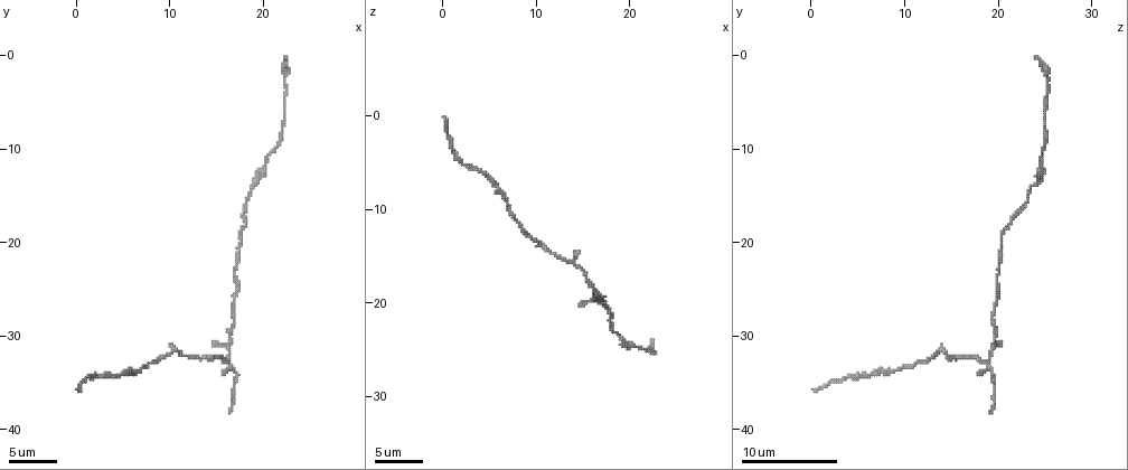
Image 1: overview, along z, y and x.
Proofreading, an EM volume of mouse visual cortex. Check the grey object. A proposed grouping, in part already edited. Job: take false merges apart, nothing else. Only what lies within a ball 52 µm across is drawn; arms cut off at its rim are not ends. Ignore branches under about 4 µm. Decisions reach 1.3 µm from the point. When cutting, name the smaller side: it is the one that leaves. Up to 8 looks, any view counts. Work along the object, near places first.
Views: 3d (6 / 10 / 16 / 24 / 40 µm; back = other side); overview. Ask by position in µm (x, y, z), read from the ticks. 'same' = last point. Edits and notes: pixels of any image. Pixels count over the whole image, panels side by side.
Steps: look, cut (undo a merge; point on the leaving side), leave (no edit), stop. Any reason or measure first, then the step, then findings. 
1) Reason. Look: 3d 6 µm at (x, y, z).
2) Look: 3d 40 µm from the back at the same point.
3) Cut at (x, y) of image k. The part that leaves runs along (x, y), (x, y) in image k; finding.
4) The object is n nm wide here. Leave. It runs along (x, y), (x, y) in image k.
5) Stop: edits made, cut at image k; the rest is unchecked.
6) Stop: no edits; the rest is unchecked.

Look: 3d 10 µm at (17.0, 28.2, 19.6).

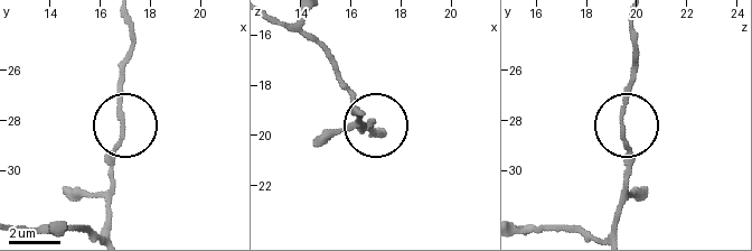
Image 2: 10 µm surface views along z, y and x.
Leave. It runs along (122, 127), (122, 65) in image 2; continuous, no second neuron.

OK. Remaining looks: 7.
Sudden change in width. Look: 3d 10 µm at (18.0, 16.0, 22.6).

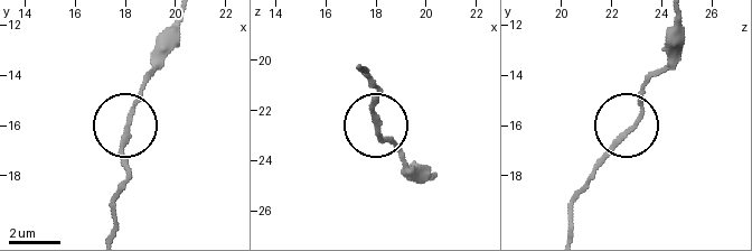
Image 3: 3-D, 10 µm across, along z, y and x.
Look: 3d 6 µm at (18.1, 16.2, 22.7).

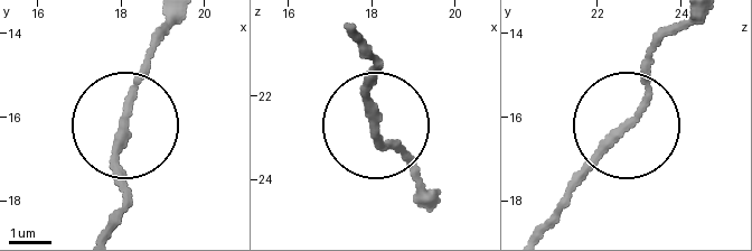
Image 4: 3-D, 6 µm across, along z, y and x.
The object is 200 nm wide here. Leave. It runs along (110, 224), (128, 192), (118, 149), (146, 53), (167, 24) in image 4; continuous, no second neuron.

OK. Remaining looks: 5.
Calibre changes. Look: 3d 16 µm at (20.2, 12.0, 24.6).

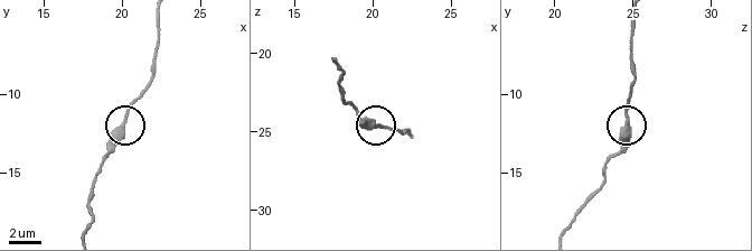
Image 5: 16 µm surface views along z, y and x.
Leave. It runs along (85, 232), (90, 192), (100, 164), (127, 111), (144, 93) in image 5; continuous, no second neuron.

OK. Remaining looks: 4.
Four arms meet. Look: 3d 10 µm at (16.4, 32.6, 18.4).

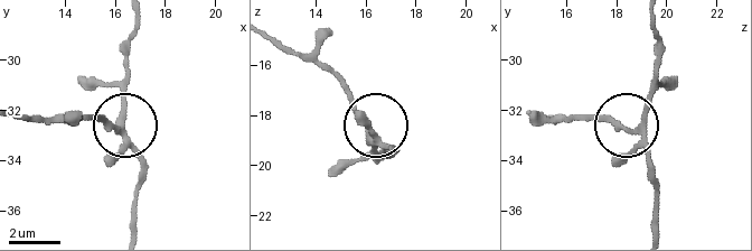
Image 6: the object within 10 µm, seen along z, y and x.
Zoom in. Look: 3d 6 µm at (16.2, 32.8, 18.6).

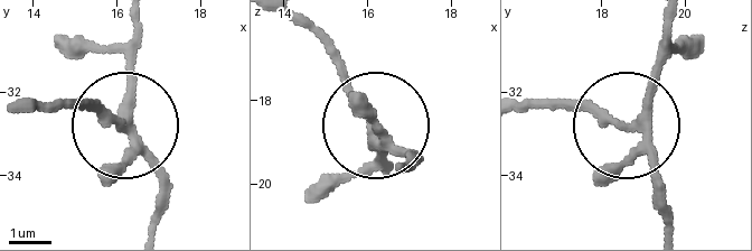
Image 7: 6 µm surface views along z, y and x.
The object is 240 nm wide here. Leave. It runs along (132, 21), (129, 140), (161, 183), (165, 211) in image 7; continuous, no second neuron.

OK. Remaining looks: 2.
Stop: no edits; the rest is unchecked.

